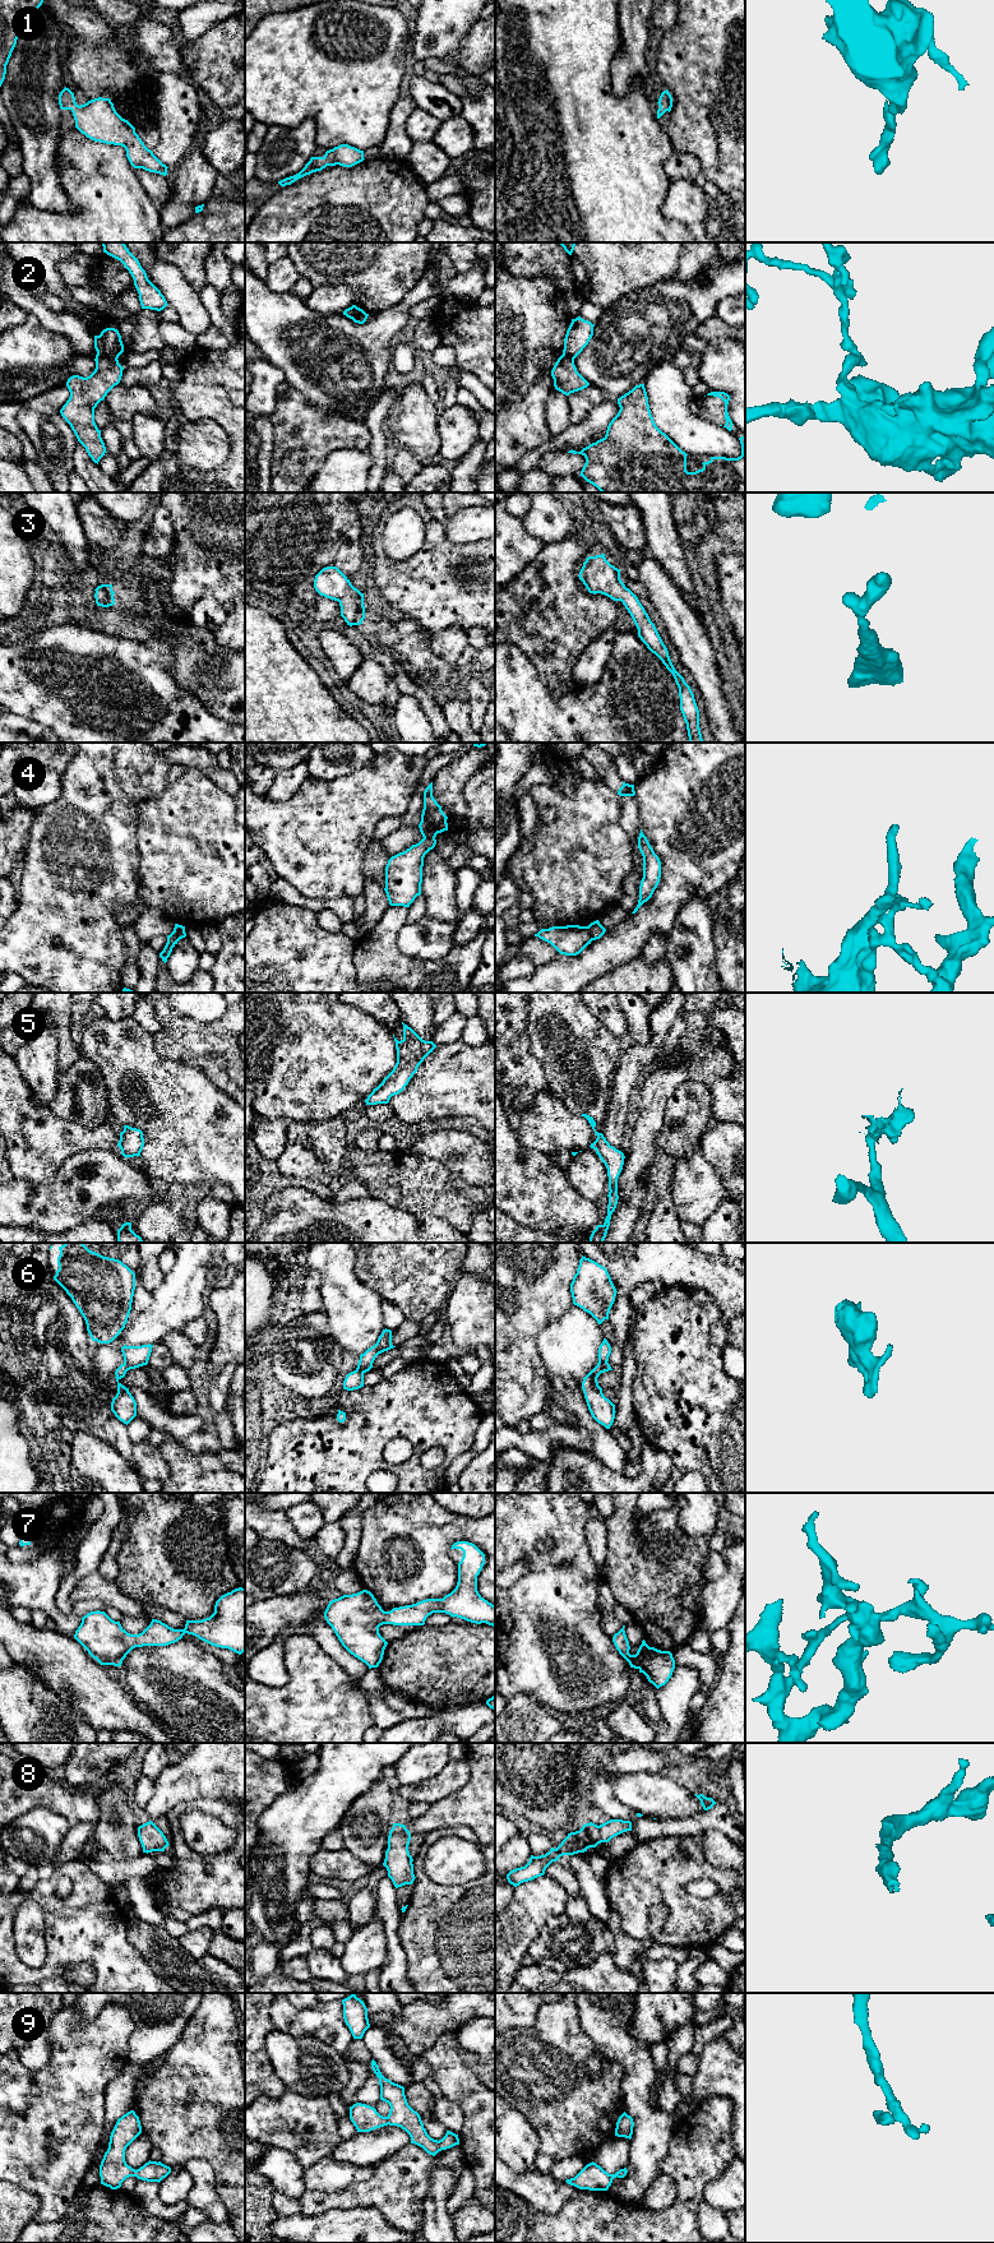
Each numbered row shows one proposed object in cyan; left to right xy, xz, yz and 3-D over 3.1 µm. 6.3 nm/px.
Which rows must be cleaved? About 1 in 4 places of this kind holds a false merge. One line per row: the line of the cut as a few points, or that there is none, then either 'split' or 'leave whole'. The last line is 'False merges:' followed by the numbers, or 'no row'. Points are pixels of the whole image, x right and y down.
1: no cut; leave whole
2: cut in xy along (97, 352), (116, 359); split
3: no cut; leave whole
4: cut in yz along (587, 926), (593, 939); split
5: no cut; leave whole
6: no cut; leave whole
7: no cut; leave whole
8: no cut; leave whole
9: no cut; leave whole
False merges: 2, 4

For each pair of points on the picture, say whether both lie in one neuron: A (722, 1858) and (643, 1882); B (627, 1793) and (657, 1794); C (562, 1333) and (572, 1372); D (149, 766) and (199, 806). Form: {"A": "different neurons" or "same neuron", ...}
{"A": "different neurons", "B": "same neuron", "C": "same neuron", "D": "different neurons"}

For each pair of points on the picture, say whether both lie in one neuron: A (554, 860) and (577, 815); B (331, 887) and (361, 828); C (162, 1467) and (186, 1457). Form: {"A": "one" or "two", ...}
{"A": "one", "B": "one", "C": "two"}

